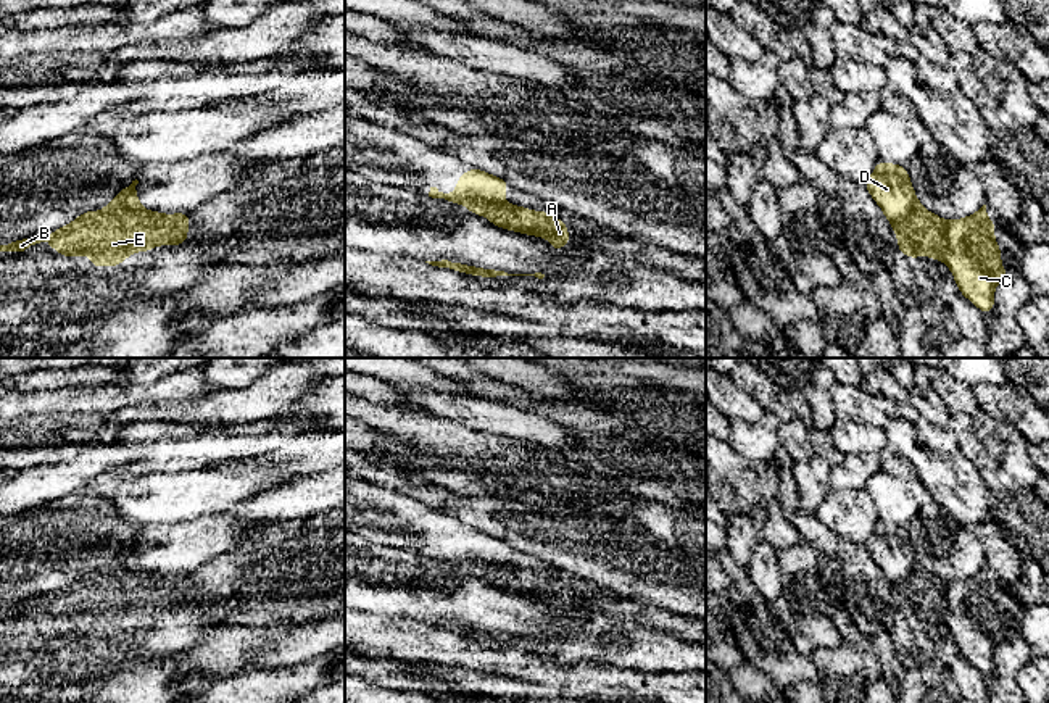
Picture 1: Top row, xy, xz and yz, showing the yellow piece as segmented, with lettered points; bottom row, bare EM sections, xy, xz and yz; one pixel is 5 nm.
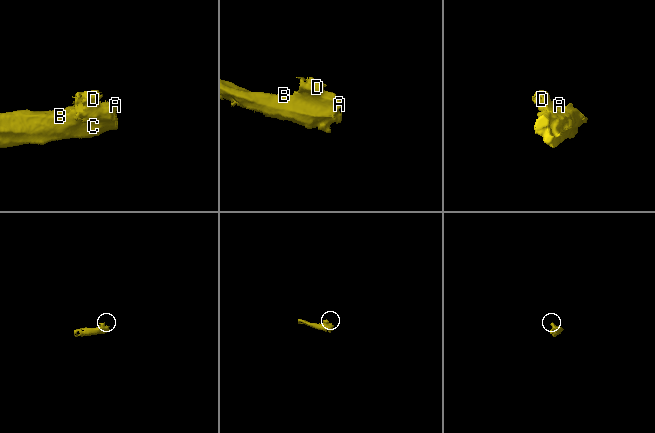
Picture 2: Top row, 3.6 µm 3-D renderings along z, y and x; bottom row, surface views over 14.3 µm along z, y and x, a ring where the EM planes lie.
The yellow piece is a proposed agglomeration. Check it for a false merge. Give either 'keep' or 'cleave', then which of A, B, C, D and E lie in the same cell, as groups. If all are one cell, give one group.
cleave; groups A B C E / D

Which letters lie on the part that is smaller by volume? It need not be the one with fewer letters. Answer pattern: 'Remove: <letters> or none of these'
Remove: D

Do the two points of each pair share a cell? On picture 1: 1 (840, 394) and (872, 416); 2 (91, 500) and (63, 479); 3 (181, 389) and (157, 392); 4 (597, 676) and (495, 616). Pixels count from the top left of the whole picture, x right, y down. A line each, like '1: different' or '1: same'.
1: same
2: different
3: same
4: different

